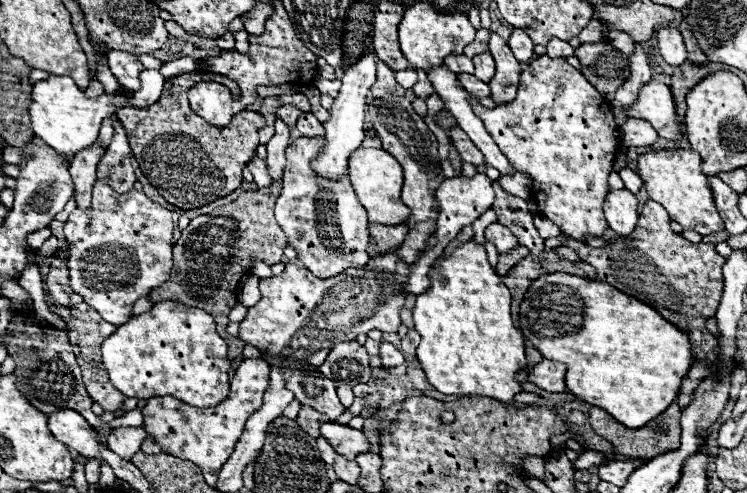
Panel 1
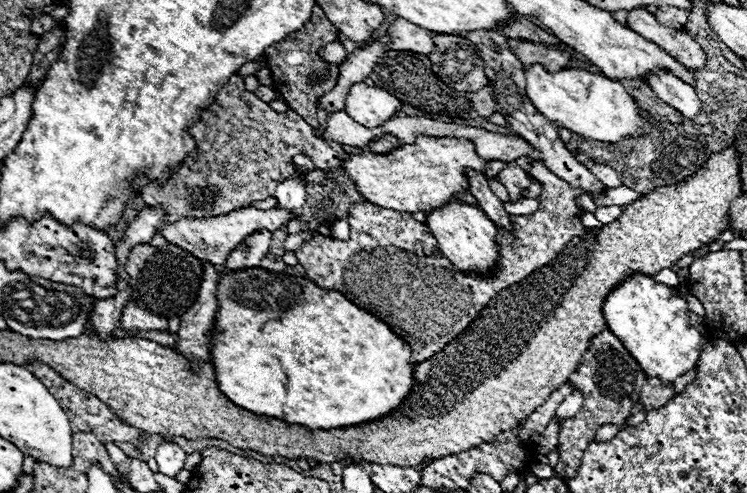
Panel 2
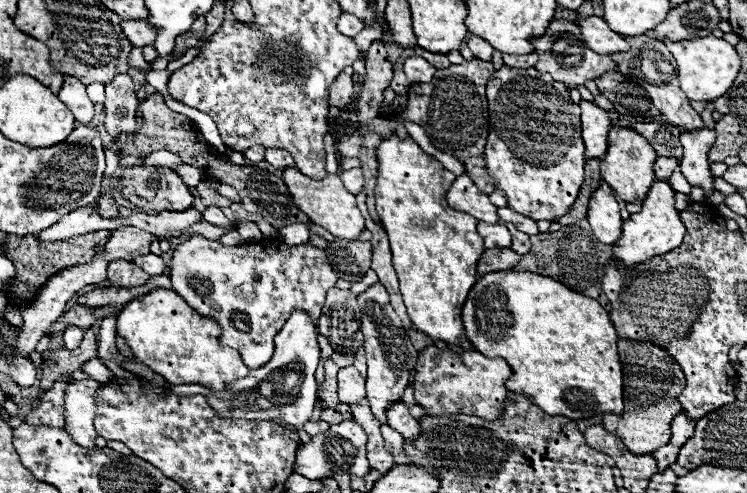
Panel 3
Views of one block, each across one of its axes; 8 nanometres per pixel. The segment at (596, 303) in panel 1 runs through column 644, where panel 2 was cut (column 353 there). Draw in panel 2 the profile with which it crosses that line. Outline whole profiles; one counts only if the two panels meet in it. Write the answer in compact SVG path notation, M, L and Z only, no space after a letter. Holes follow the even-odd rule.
M246 268L220 272L216 288L218 310L210 358L220 392L236 406L306 428L340 428L376 420L392 412L412 388L408 344L384 322L360 310L336 290L320 290L302 276Z

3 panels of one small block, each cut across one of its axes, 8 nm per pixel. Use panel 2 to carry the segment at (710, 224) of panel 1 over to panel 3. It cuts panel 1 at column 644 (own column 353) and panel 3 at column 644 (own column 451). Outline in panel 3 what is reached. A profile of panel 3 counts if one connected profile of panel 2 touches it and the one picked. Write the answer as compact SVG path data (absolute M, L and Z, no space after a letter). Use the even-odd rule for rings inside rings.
M630 128L610 130L608 152L602 158L600 172L602 172L604 180L612 186L612 190L616 190L616 194L624 202L636 202L636 200L644 200L648 196L648 190L650 190L652 182L656 180L656 176L654 176L654 162L656 162L656 158L658 158L658 154L644 140L644 136L636 134Z

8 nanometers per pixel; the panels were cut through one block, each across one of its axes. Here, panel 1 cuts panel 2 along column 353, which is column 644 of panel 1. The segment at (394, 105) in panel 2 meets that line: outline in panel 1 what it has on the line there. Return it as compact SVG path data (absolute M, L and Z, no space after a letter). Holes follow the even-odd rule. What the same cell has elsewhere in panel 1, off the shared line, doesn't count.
M650 80L642 90L636 104L628 110L628 116L652 122L658 134L666 140L686 140L686 126L678 122L676 104L670 86L658 80Z

